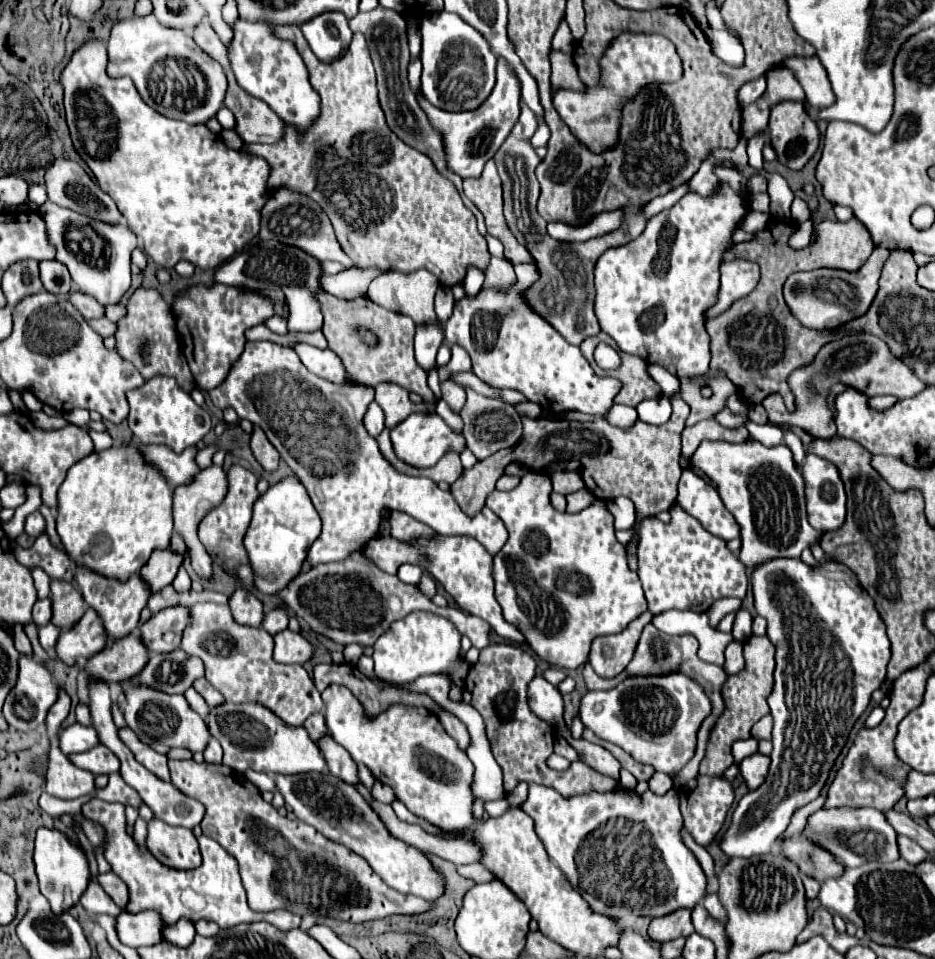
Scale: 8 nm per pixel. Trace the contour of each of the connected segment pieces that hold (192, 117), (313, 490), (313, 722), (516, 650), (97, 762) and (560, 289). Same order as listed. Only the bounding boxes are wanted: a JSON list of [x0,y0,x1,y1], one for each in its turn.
[[107,14,227,124],[209,340,507,566],[303,712,327,742],[465,642,617,796],[69,746,119,776],[495,102,647,346]]

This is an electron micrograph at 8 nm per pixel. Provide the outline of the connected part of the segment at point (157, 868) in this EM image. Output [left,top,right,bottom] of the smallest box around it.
[83,798,301,932]

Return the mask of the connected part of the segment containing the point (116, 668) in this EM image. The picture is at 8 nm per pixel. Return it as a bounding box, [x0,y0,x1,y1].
[85,634,149,682]

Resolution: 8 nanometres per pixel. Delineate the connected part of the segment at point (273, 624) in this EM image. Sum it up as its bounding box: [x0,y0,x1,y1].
[263,606,289,636]

